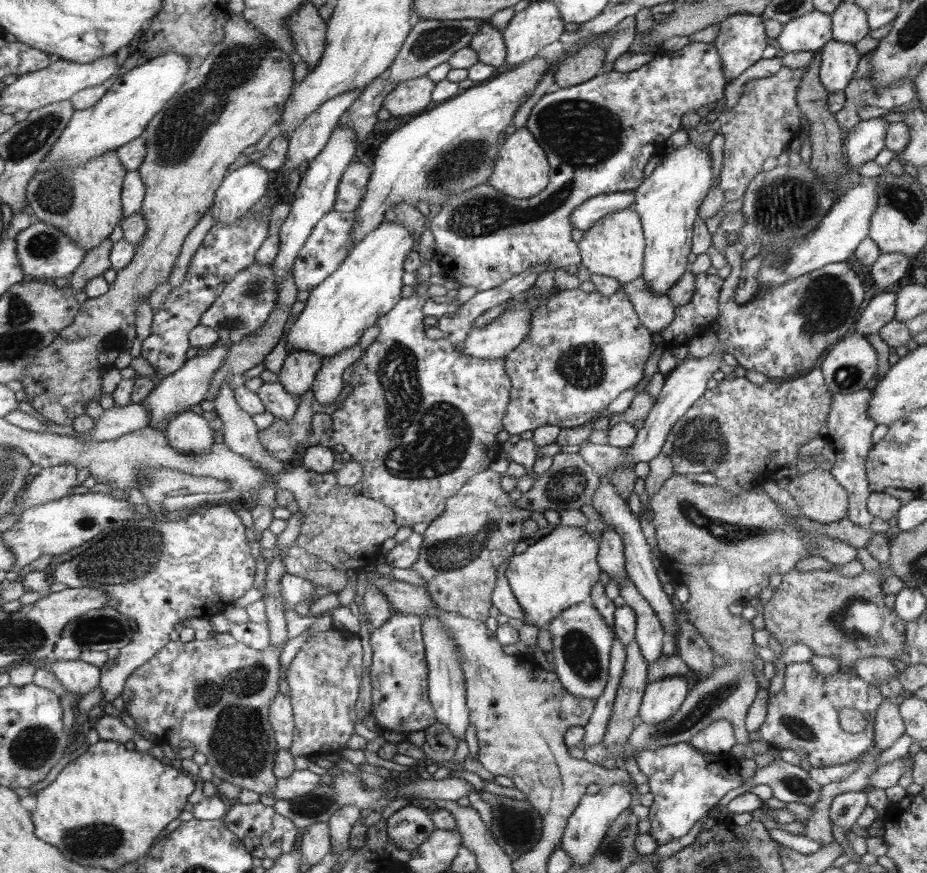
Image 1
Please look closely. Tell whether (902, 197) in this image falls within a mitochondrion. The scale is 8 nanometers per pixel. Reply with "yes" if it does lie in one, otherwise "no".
yes

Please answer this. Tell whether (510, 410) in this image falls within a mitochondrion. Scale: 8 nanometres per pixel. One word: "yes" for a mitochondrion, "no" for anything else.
no

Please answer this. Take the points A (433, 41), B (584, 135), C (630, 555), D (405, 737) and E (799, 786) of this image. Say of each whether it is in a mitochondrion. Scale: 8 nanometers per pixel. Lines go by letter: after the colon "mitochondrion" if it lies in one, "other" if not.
A: mitochondrion
B: mitochondrion
C: other
D: other
E: mitochondrion

